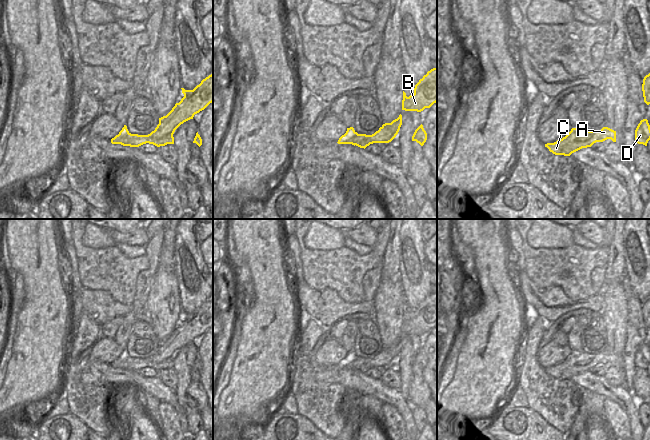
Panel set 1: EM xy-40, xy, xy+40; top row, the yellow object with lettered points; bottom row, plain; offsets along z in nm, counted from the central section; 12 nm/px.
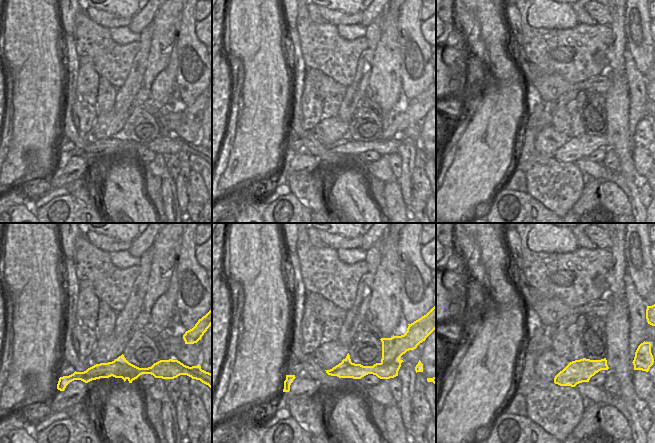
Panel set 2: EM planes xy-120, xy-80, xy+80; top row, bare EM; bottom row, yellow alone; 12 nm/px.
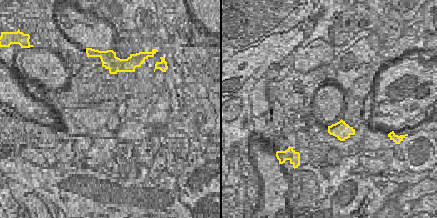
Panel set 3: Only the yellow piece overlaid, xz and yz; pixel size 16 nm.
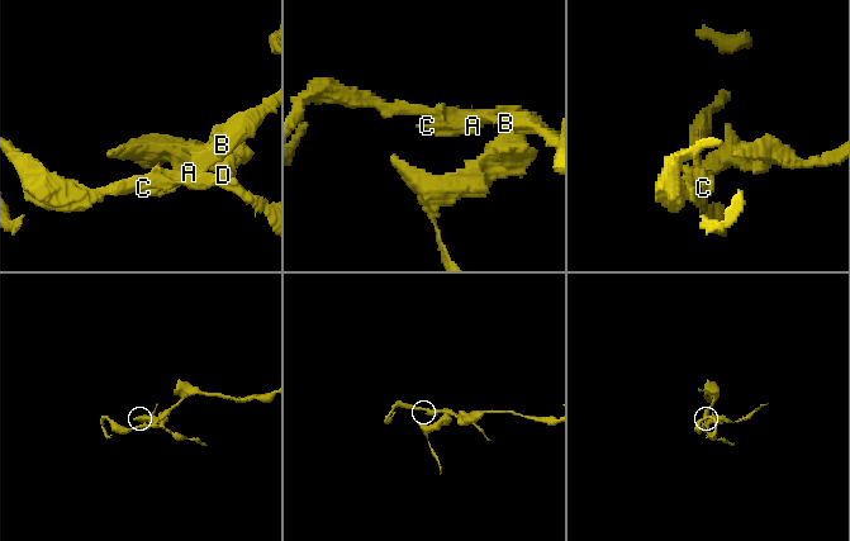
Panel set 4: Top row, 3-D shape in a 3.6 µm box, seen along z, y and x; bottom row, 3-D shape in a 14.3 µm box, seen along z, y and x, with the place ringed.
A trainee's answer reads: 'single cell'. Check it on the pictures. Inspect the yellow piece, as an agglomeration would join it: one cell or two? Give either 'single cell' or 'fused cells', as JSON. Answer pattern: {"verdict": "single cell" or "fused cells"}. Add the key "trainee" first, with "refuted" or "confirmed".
{"trainee": "refuted", "verdict": "fused cells"}

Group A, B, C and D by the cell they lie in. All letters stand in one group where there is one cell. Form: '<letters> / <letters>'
A B C / D

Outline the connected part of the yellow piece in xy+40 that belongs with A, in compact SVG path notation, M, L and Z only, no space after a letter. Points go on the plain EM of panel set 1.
M603 351L597 355L587 355L581 353L573 356L572 354L562 363L554 367L547 367L545 371L555 379L570 380L572 377L582 373L591 371L596 366L603 366L611 363L616 366L616 355Z

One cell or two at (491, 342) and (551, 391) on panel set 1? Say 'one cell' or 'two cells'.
two cells

